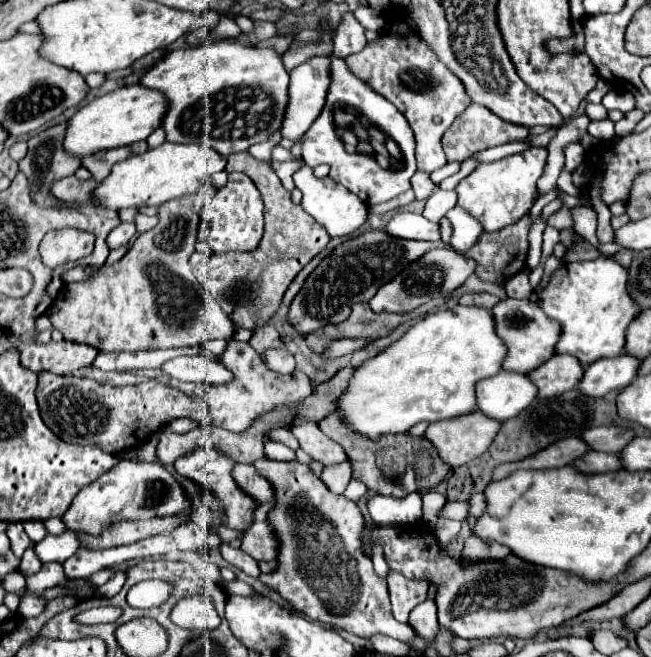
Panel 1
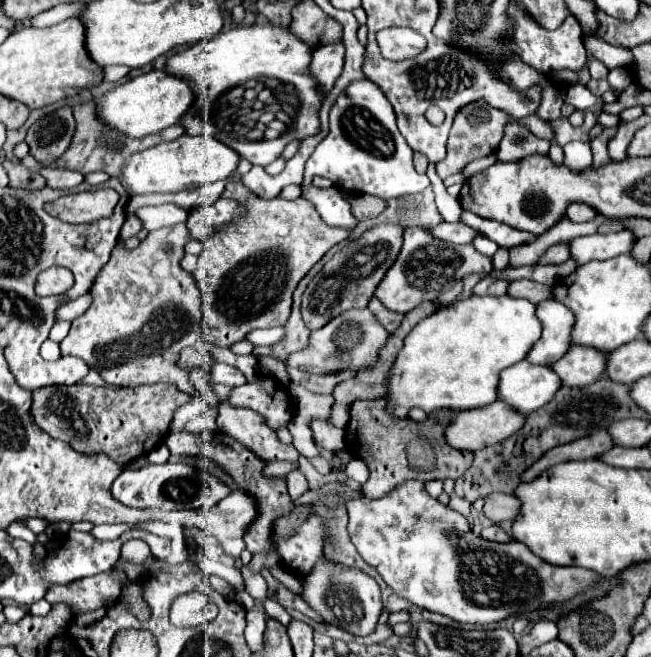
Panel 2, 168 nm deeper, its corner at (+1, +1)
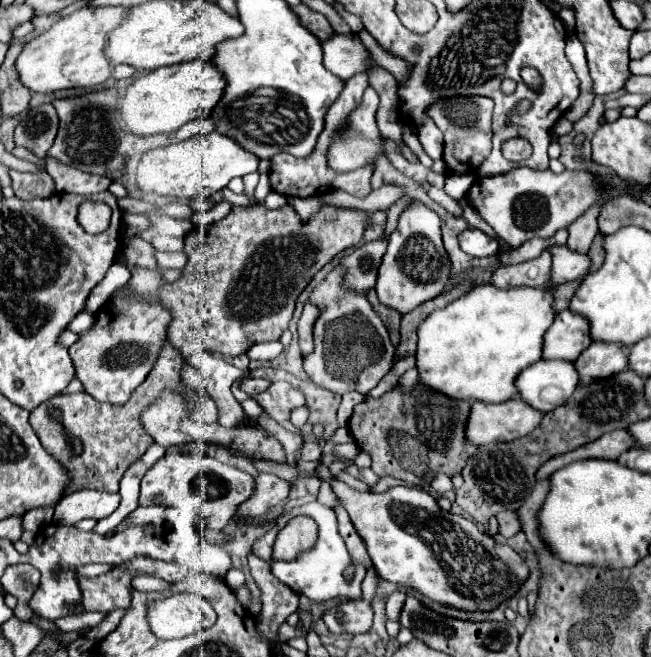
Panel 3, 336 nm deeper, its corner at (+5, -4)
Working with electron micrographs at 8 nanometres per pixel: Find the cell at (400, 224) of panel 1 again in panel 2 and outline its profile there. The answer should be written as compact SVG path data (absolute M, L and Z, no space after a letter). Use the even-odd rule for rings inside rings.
M438 223L438 225L426 225L424 227L428 233L432 233L434 237L448 241L448 243L470 243L476 235L474 229L470 229L464 223Z

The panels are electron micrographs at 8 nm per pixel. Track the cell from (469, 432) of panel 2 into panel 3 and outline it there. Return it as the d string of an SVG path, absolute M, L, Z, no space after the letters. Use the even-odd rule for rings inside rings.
M522 398L502 404L474 402L466 426L466 438L476 446L490 442L512 442L532 432L542 418L544 412L524 404Z

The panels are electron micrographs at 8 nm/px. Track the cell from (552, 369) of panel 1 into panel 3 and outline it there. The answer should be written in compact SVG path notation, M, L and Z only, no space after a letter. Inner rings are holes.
M592 342L574 364L580 374L580 386L584 386L592 380L602 380L626 370L628 348L624 348L624 344Z

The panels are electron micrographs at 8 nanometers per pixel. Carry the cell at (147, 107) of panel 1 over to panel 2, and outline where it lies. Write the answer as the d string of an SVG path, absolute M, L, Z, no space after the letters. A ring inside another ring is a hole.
M150 71L104 93L98 103L98 117L108 123L108 127L128 137L146 137L152 133L160 133L170 125L176 125L192 99L194 91L188 81L166 75L164 71Z

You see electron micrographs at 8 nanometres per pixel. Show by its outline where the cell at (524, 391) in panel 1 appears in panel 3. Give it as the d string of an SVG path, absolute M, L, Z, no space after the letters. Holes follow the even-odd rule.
M538 360L516 378L516 388L526 404L550 412L564 404L578 386L578 372L568 360Z

